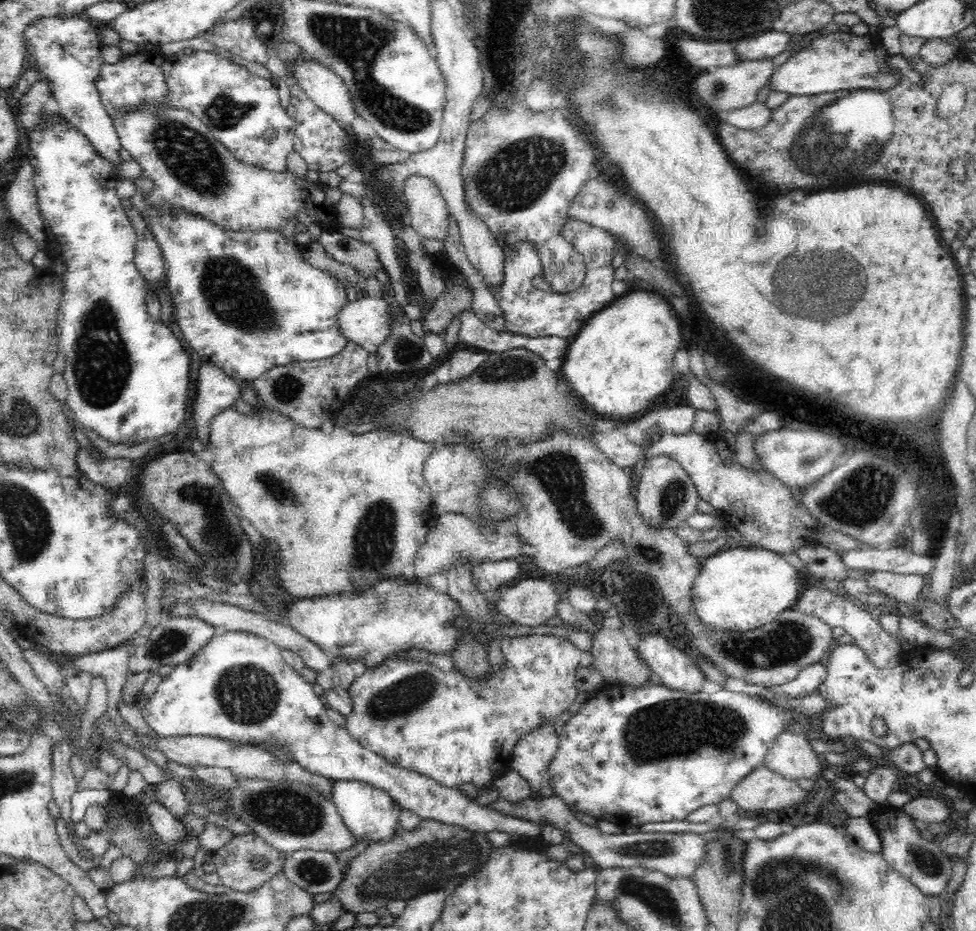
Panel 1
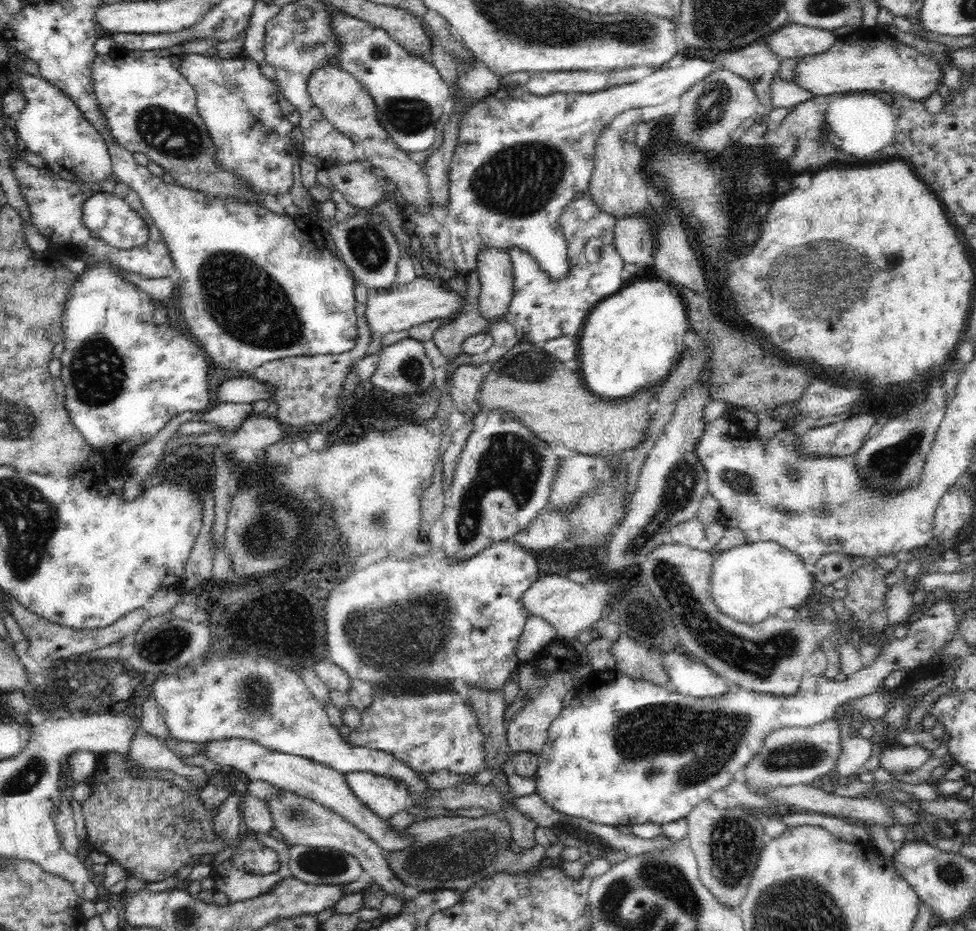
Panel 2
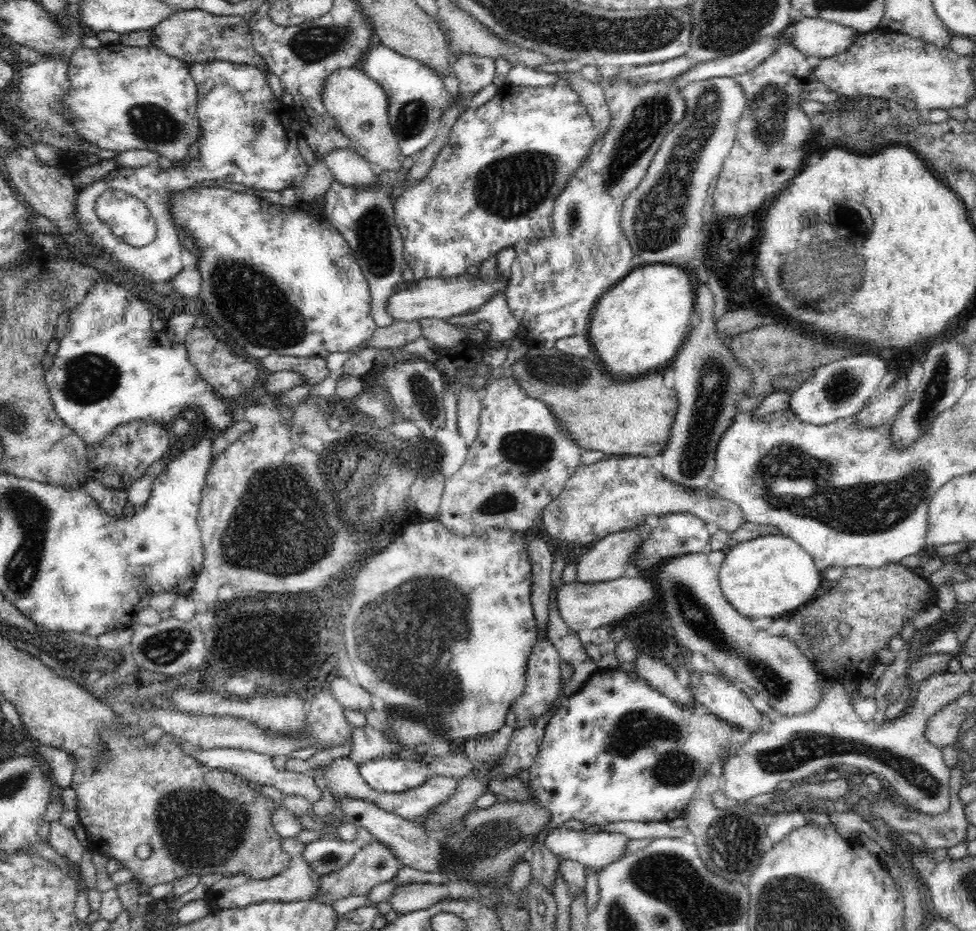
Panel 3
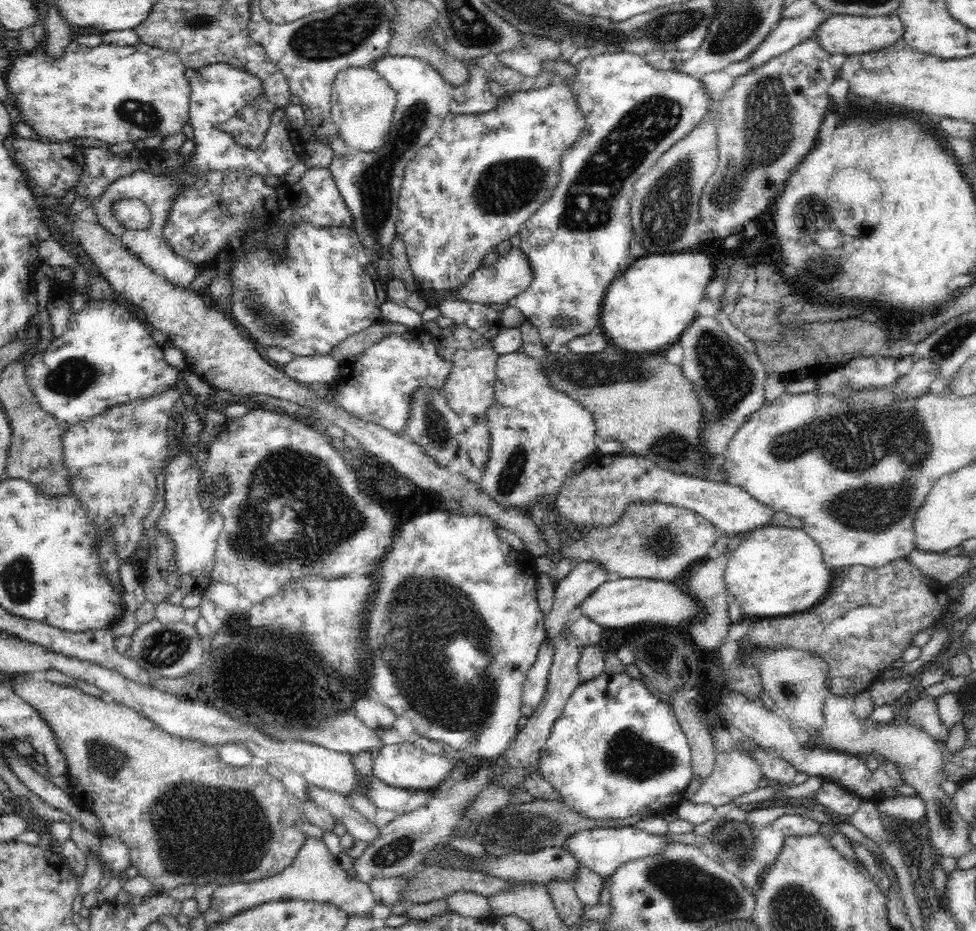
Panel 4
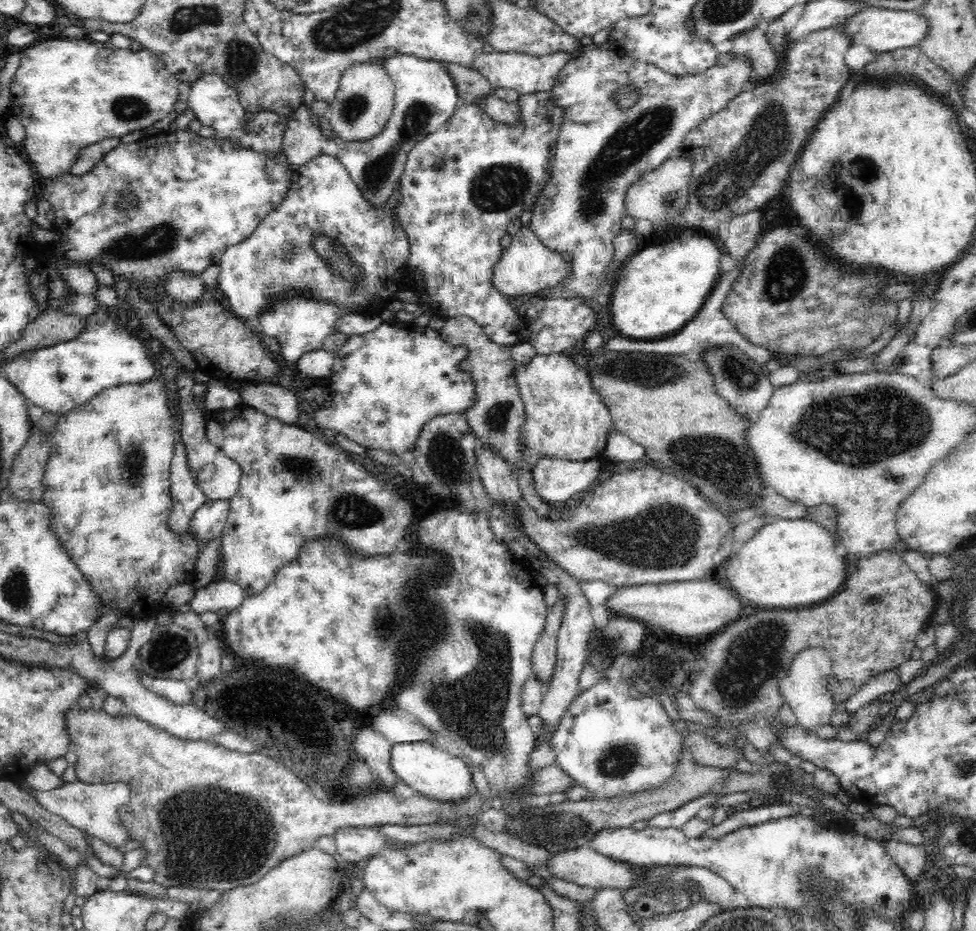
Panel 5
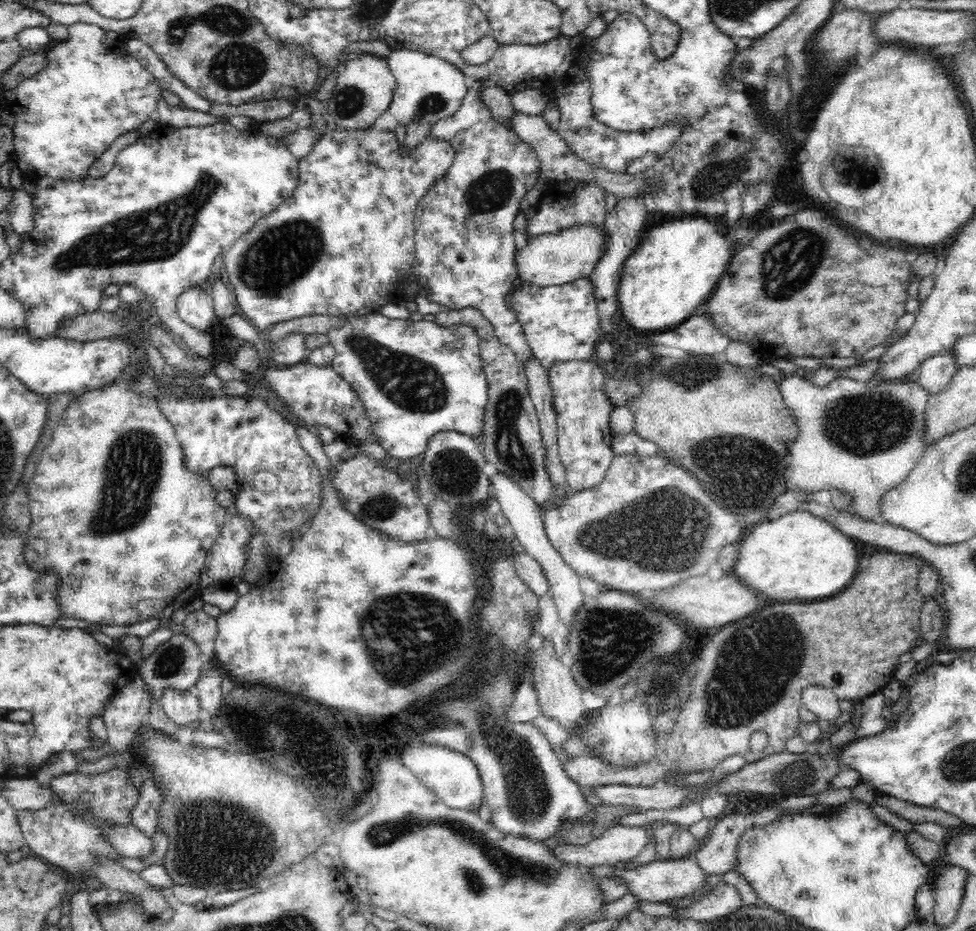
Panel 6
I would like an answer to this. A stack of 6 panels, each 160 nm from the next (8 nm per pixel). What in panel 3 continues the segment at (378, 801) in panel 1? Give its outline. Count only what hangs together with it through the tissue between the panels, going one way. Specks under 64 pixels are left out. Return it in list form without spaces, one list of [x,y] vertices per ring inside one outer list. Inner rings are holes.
[[[399,754],[392,755],[358,765],[361,779],[372,790],[400,794],[419,787],[432,775],[427,760],[422,758],[408,760],[400,758]]]

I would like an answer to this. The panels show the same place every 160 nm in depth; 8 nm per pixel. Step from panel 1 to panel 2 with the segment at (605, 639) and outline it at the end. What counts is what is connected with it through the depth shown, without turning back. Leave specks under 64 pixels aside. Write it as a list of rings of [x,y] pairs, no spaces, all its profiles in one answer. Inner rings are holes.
[[[622,631],[618,640],[611,643],[611,653],[616,659],[612,669],[615,673],[627,674],[634,679],[647,680],[665,687],[669,679],[668,673],[664,670],[661,660],[654,656],[660,655],[656,651],[642,646],[628,636],[628,632]]]

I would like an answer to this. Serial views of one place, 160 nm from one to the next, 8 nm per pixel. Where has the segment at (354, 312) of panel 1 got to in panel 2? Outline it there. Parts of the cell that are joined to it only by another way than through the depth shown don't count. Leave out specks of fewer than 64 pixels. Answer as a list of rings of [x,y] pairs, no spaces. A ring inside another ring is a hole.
[[[417,277],[411,284],[402,285],[399,289],[385,290],[378,292],[369,289],[367,292],[367,301],[365,308],[365,319],[371,333],[371,341],[366,350],[365,356],[377,354],[382,344],[382,338],[390,332],[400,332],[400,330],[408,330],[412,326],[428,322],[429,320],[452,320],[459,314],[466,300],[464,297],[456,295],[450,289],[440,287],[435,280],[428,280]]]

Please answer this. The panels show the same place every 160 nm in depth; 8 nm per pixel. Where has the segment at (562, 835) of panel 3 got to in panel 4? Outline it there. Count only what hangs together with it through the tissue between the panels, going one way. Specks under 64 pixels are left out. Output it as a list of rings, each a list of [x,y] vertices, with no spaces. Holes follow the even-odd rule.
[[[642,825],[627,826],[622,828],[593,828],[581,830],[571,834],[563,844],[563,849],[572,853],[586,868],[602,877],[609,877],[617,868],[629,860],[640,857],[663,853],[664,849],[672,842],[667,842],[665,834],[656,836],[651,830]]]

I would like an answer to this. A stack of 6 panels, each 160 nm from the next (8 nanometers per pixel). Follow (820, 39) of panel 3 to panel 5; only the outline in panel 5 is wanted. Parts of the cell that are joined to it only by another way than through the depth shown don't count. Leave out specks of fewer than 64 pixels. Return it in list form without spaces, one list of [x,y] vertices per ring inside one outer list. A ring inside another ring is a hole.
[[[866,7],[840,25],[856,47],[868,47],[876,53],[919,47],[928,34],[928,19],[914,11],[894,11],[886,8]]]

